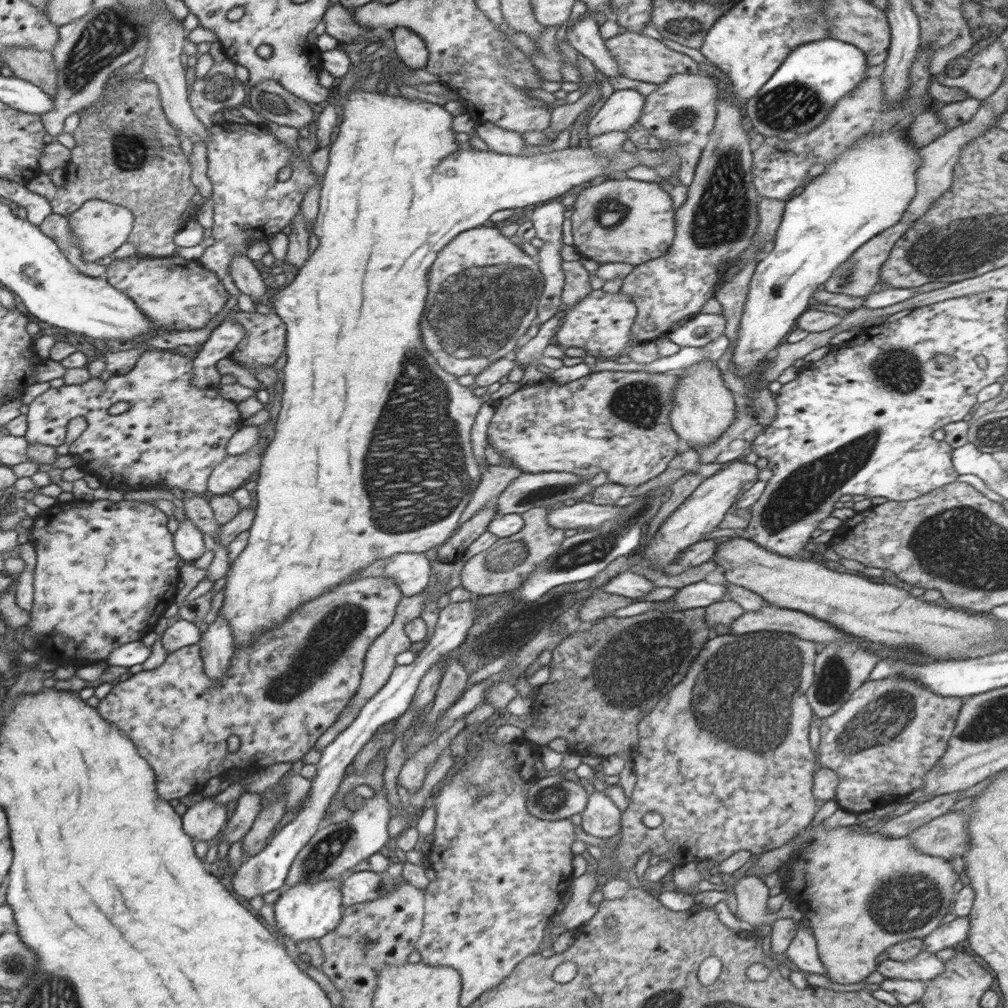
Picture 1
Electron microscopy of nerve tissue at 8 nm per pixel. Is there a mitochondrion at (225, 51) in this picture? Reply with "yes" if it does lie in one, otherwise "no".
no

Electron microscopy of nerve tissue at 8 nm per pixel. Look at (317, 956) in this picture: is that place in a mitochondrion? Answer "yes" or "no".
no

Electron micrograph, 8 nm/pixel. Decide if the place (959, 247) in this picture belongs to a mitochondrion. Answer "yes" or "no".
yes

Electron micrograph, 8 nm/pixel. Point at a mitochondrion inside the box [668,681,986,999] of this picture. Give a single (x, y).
(897, 903)

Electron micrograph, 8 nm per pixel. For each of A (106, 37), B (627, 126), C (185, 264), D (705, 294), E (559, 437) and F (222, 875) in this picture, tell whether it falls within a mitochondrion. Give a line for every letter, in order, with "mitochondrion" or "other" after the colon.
A: mitochondrion
B: other
C: other
D: other
E: other
F: other

